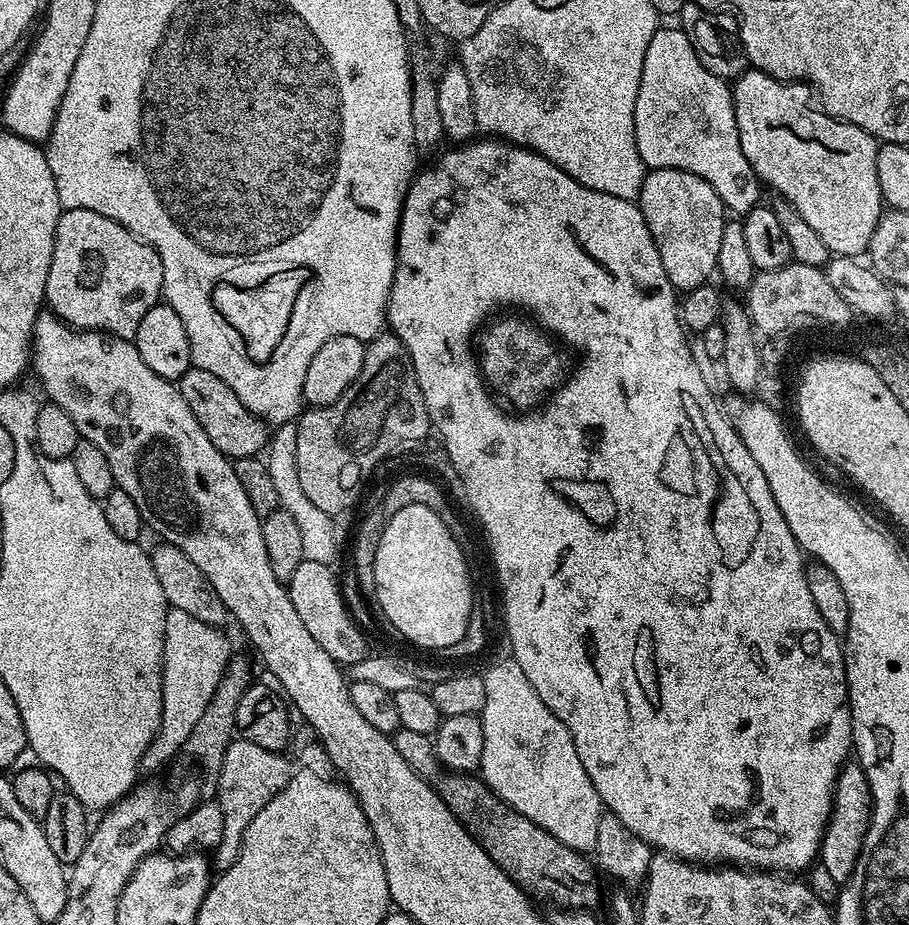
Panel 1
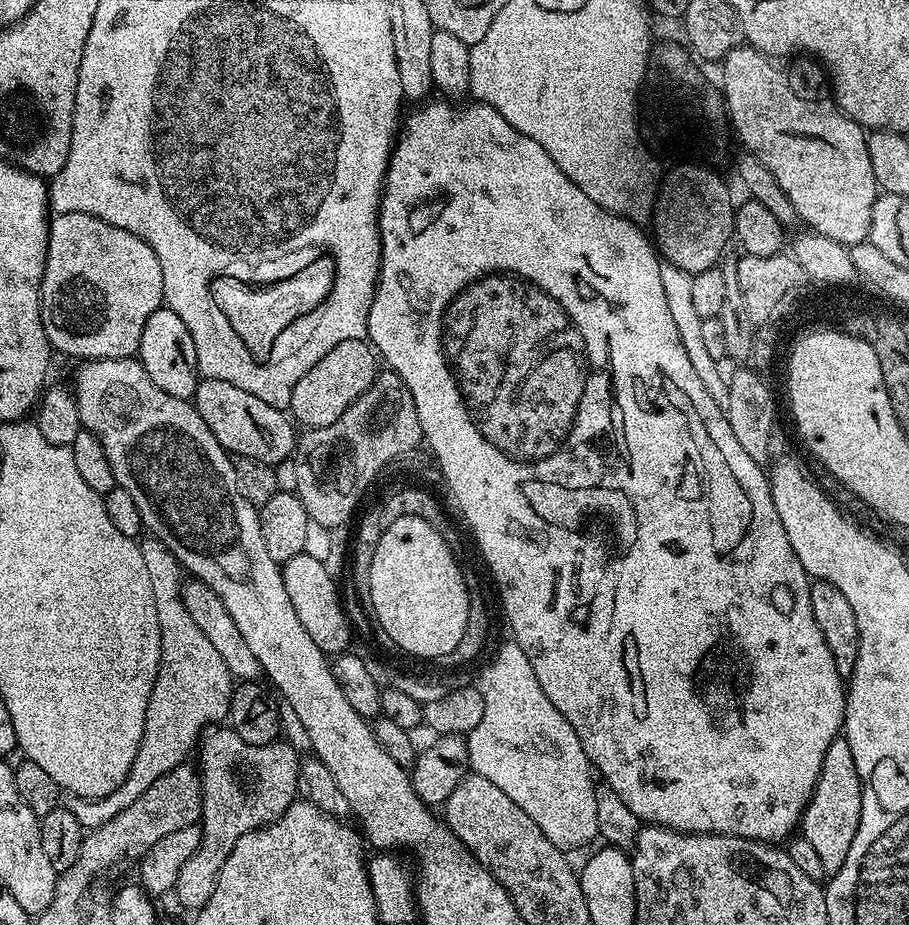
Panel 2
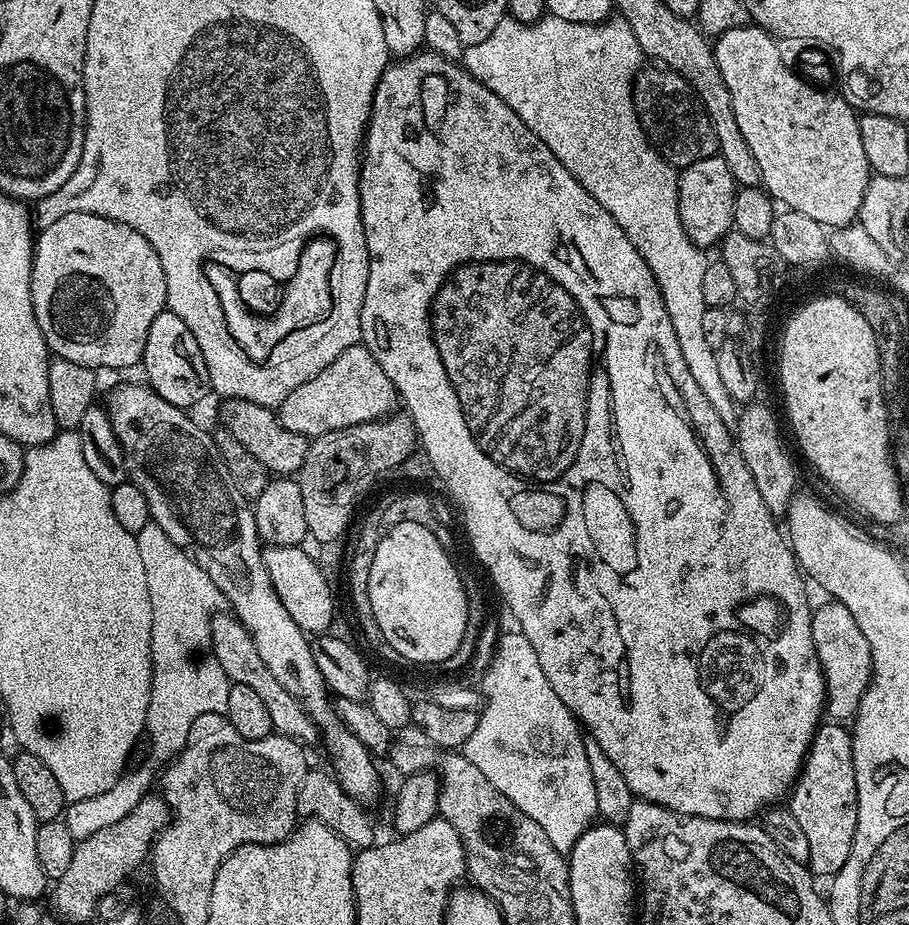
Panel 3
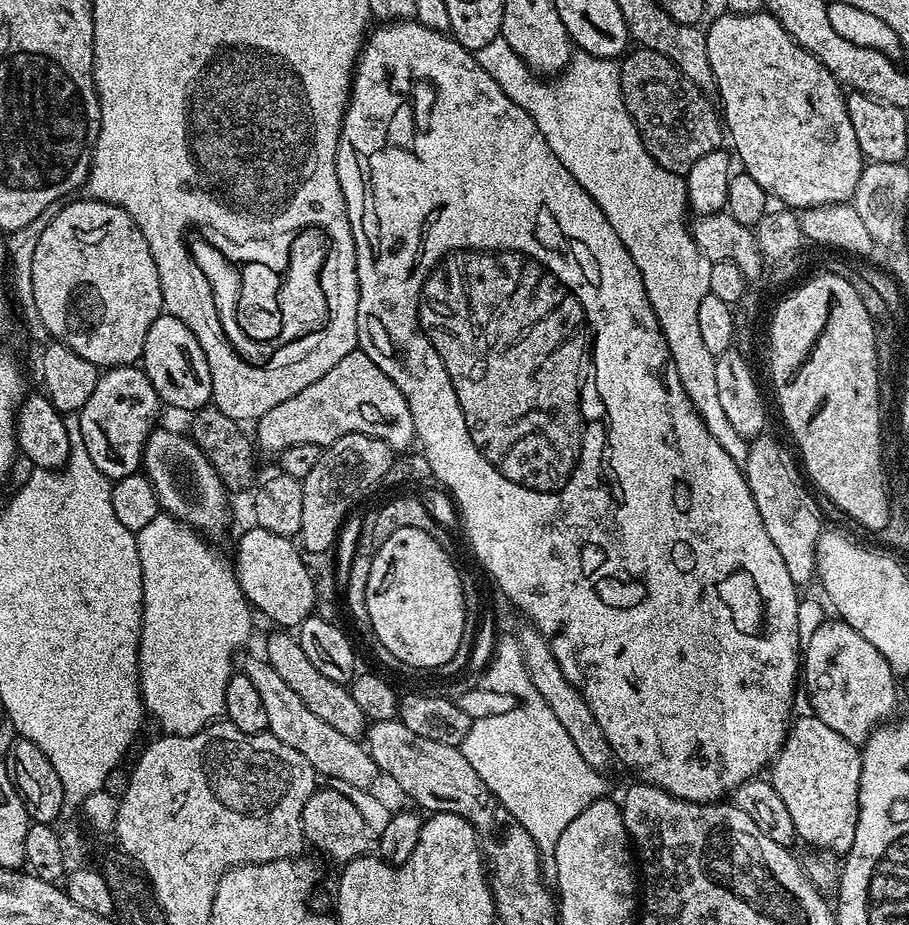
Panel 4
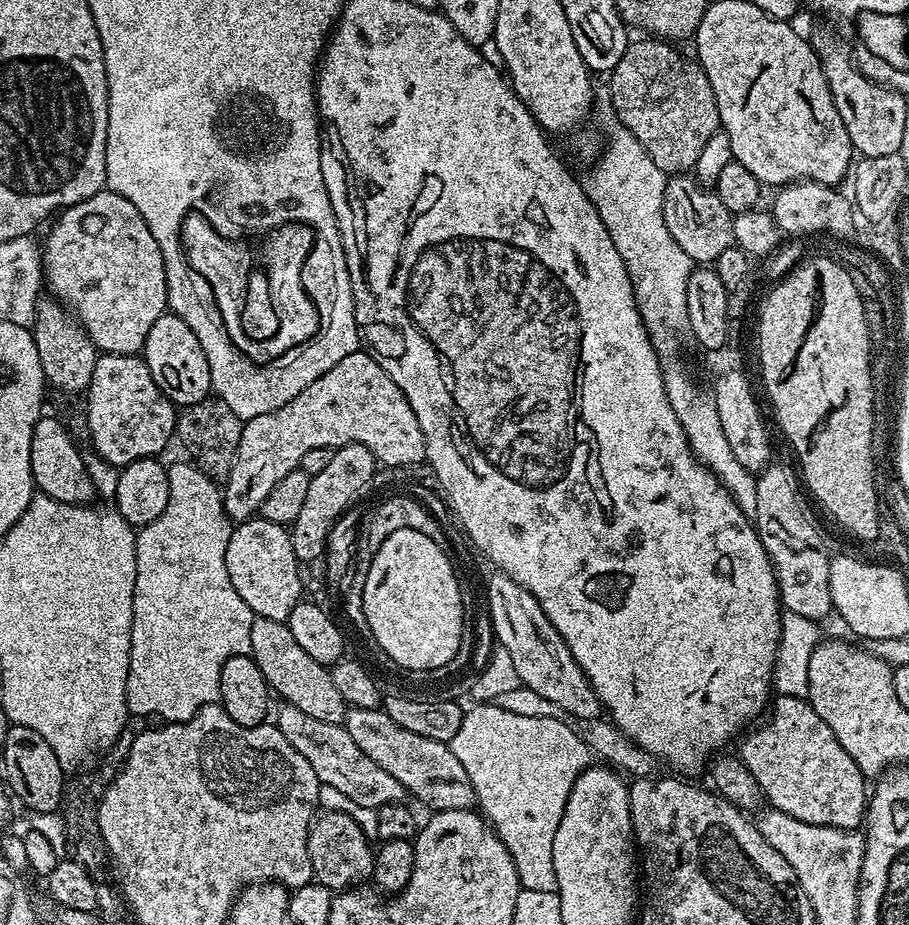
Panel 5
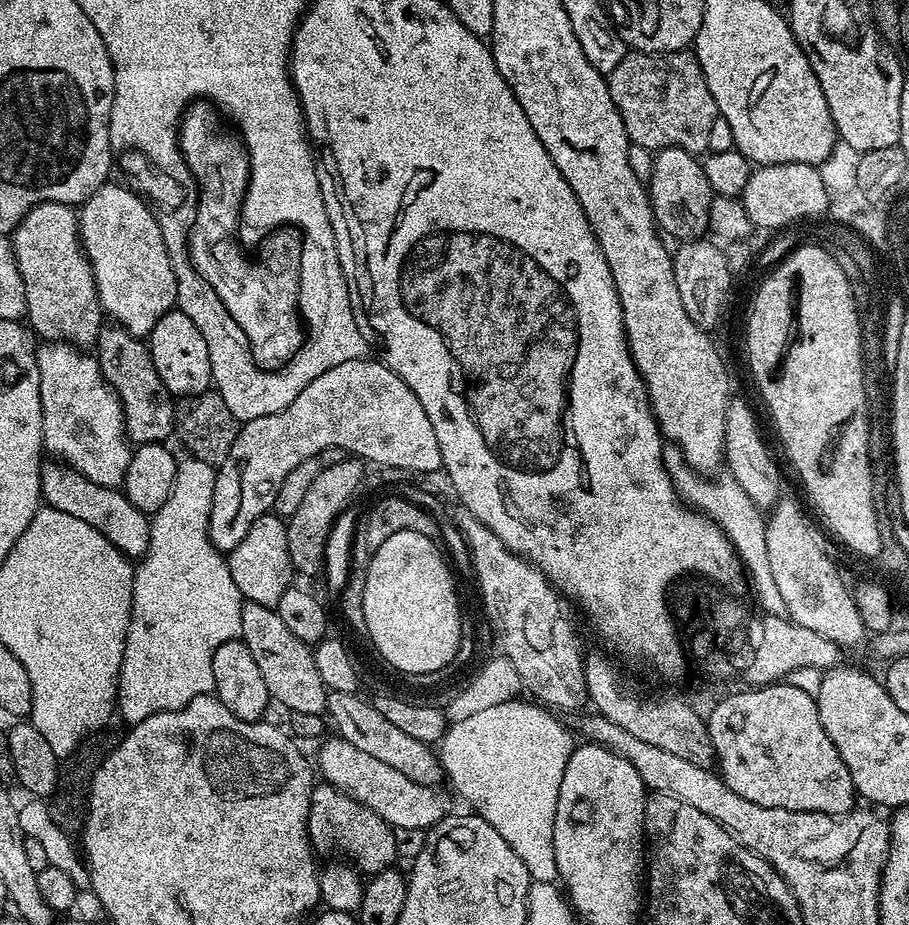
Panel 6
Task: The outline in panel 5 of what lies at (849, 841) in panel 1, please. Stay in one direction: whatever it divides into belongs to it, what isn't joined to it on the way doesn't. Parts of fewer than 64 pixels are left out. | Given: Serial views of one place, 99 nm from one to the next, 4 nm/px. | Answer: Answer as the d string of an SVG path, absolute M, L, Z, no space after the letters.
M777 695L771 701L767 716L768 721L761 728L754 729L748 737L745 735L739 741L741 744L738 750L739 758L757 779L763 799L768 804L772 803L769 805L775 811L785 812L814 826L859 829L866 820L866 778L858 770L854 758L850 758L846 750L842 750L842 742L834 738L834 730L830 730L830 726L826 726L826 722L822 722L822 718L814 714L814 706L802 697Z

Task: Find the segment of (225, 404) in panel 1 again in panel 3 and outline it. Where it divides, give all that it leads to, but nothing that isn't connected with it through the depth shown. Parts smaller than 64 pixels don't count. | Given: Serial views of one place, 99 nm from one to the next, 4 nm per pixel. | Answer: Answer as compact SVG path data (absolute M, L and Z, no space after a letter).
M225 399L220 408L220 420L223 431L229 432L262 466L266 466L269 473L280 478L288 478L299 473L302 462L306 462L309 437L302 434L294 434L294 430L286 430L282 426L279 415L273 409L266 406L251 404L245 400Z

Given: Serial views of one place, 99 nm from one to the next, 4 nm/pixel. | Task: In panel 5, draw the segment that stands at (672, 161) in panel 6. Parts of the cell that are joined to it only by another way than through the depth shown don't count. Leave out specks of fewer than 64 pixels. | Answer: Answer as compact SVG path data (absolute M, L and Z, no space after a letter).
M688 174L669 177L663 195L663 217L674 242L685 251L693 263L708 266L722 253L735 245L733 238L733 213L726 209L713 189L697 183Z

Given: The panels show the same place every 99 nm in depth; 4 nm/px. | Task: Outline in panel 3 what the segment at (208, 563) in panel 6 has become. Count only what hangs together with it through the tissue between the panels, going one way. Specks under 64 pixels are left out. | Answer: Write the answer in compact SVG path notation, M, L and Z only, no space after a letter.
M148 523L135 533L138 542L138 555L142 558L142 567L146 569L146 590L150 590L150 654L152 655L152 685L150 686L150 706L148 707L148 723L146 740L152 743L152 756L160 763L167 765L186 746L190 730L202 714L221 715L226 710L226 698L230 681L218 666L218 658L212 653L210 638L210 622L214 614L225 607L226 601L222 590L210 582L210 574L202 570L186 555L159 526Z

